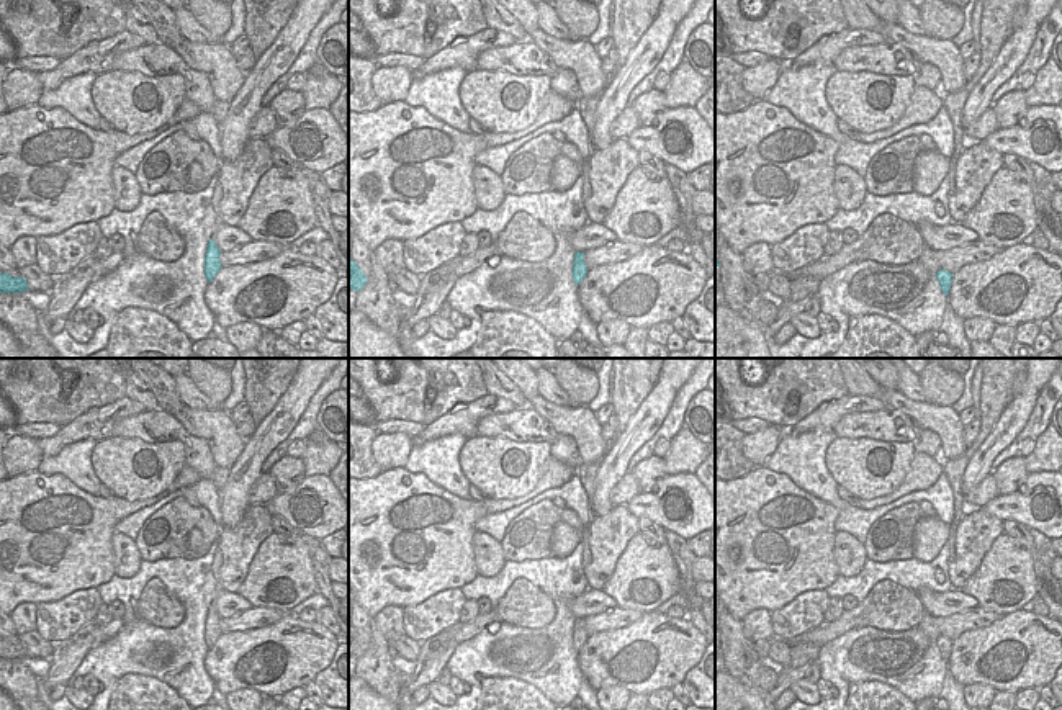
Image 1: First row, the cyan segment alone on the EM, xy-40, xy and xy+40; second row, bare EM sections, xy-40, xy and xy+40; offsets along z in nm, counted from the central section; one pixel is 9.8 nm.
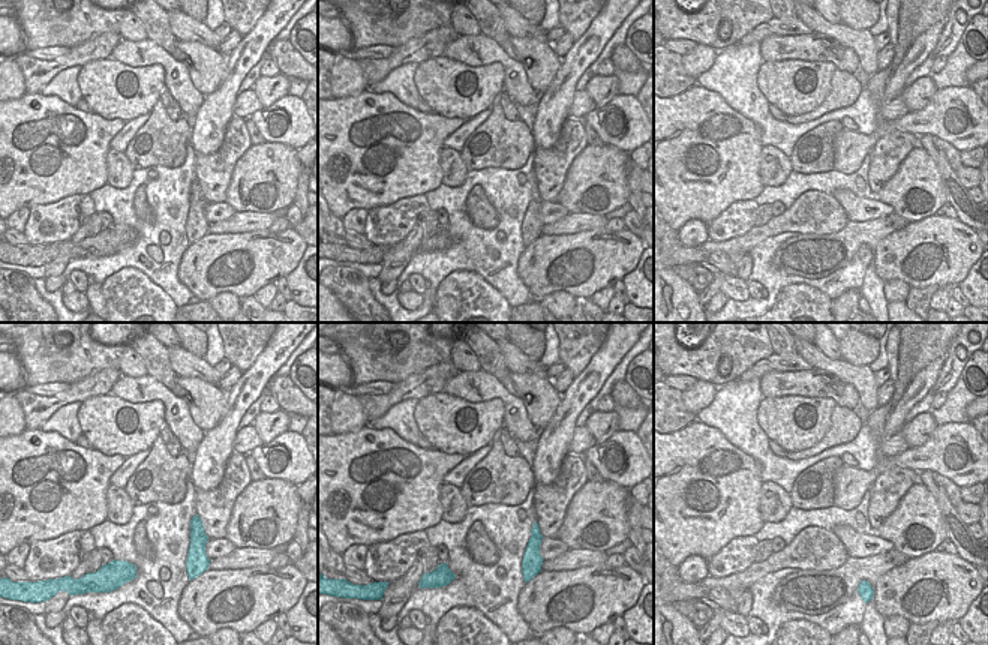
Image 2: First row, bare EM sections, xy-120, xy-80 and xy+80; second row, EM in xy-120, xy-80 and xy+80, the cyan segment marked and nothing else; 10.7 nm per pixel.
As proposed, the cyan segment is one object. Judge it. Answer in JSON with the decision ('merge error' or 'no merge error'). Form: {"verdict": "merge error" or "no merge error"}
{"verdict": "merge error"}

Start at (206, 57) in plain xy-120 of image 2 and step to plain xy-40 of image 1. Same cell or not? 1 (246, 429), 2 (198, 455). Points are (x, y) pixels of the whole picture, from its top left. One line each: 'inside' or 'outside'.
1: outside
2: outside

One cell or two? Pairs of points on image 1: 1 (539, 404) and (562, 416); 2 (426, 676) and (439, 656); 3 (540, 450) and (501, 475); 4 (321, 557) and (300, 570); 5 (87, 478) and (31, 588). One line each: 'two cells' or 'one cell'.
1: one cell
2: one cell
3: one cell
4: two cells
5: two cells

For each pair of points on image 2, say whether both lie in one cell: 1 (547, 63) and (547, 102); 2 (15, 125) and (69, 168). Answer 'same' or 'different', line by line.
1: different
2: same

